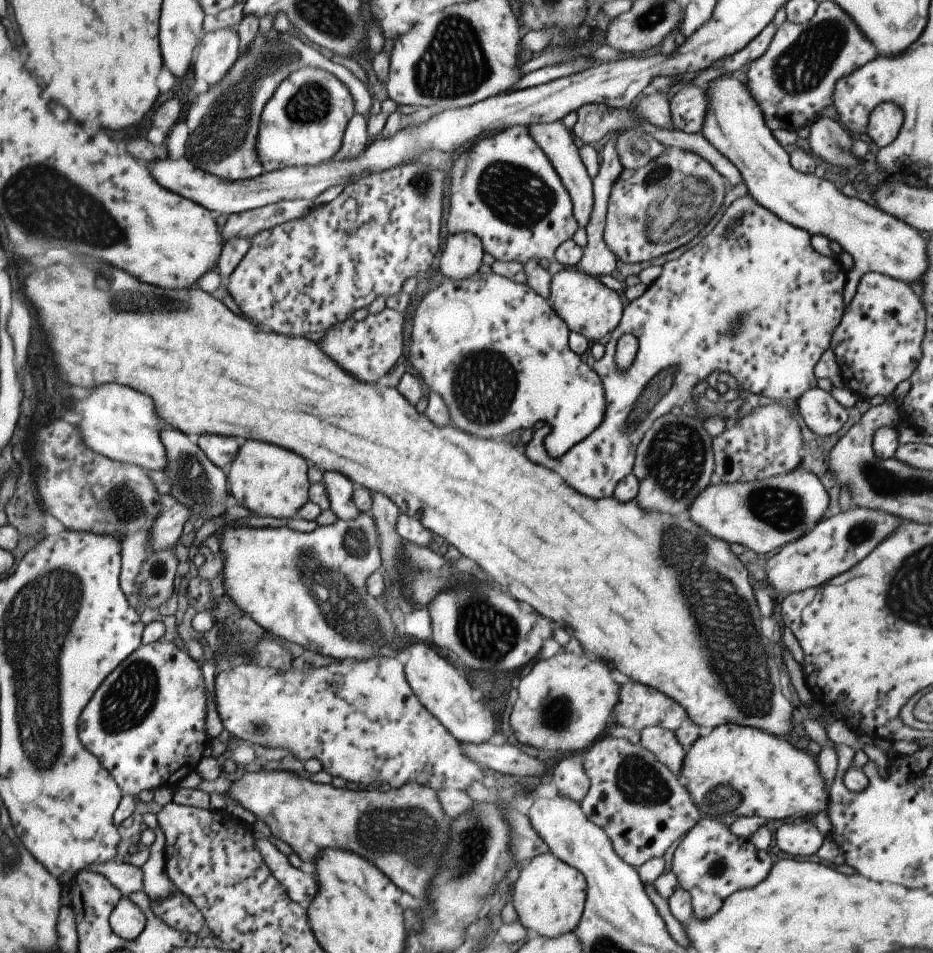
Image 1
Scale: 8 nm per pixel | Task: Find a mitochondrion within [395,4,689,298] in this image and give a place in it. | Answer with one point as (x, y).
(453, 63)

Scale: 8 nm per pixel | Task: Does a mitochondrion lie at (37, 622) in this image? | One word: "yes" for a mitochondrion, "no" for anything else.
yes

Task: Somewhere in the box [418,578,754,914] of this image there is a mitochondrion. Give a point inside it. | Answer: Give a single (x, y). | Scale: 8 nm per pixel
(489, 634)

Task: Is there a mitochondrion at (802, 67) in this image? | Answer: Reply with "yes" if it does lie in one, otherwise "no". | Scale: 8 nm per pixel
yes

